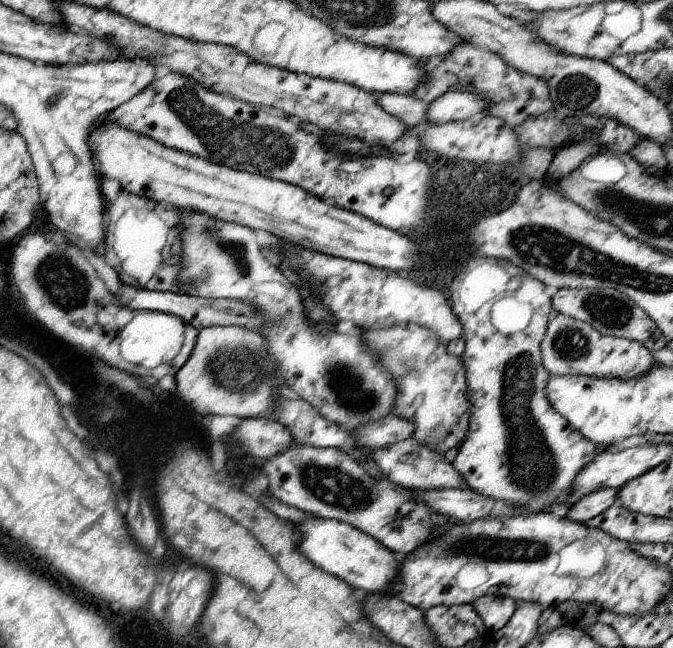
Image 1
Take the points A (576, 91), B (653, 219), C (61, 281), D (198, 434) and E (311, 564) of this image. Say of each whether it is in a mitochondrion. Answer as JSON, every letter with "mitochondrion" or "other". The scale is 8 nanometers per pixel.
{"A":"mitochondrion","B":"mitochondrion","C":"mitochondrion","D":"other","E":"other"}

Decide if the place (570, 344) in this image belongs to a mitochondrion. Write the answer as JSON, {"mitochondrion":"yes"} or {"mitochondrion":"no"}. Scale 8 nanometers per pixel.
{"mitochondrion":"yes"}

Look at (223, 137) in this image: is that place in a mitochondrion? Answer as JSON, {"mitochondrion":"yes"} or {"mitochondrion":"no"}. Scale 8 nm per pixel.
{"mitochondrion":"yes"}

